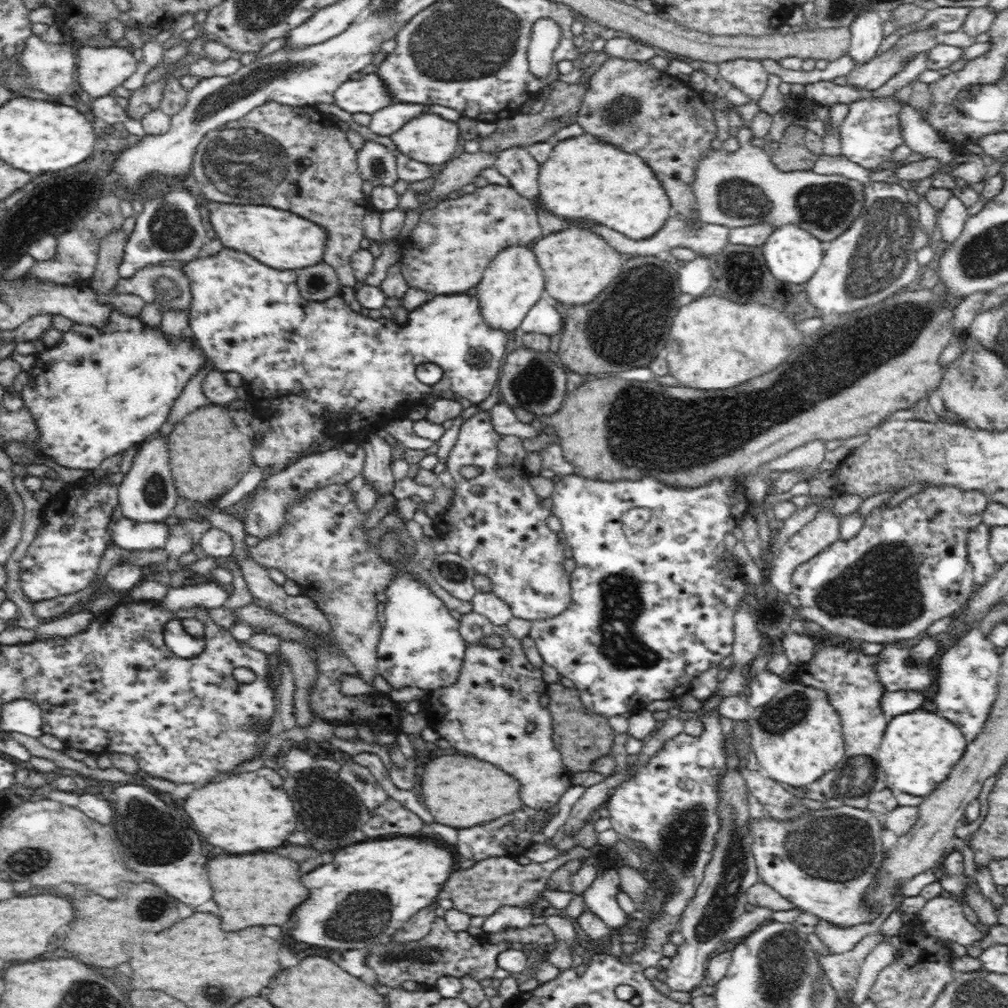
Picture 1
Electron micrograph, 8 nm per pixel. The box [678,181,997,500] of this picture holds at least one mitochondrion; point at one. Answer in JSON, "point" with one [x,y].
{"point":[882,255]}

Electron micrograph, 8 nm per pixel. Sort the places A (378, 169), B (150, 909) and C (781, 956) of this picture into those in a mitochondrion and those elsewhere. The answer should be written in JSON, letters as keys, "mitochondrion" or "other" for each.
{"A":"mitochondrion","B":"mitochondrion","C":"mitochondrion"}

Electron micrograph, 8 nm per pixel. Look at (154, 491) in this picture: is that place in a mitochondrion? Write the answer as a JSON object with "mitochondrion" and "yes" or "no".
{"mitochondrion":"yes"}

